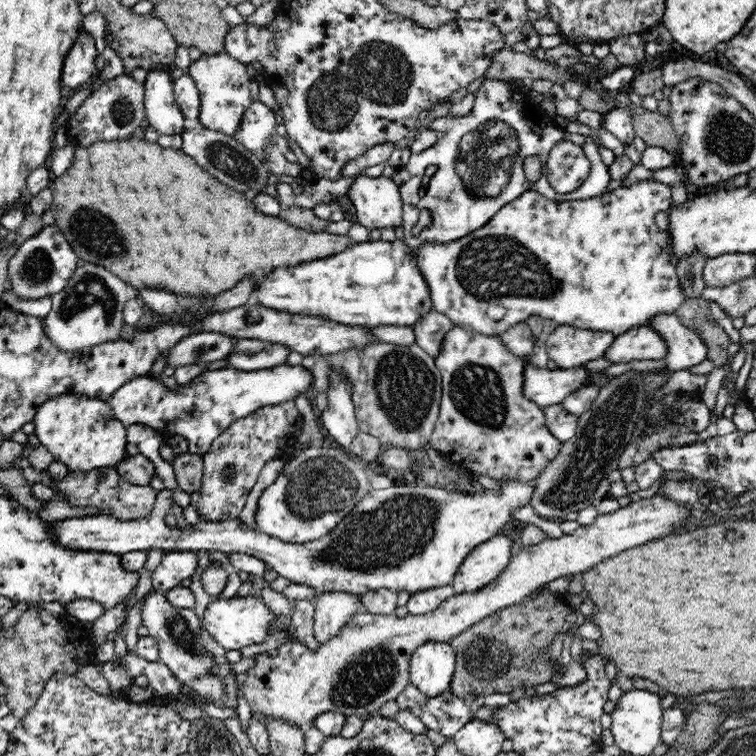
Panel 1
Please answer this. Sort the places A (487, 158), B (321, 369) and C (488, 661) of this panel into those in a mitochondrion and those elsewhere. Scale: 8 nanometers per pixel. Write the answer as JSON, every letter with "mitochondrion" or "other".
{"A":"mitochondrion","B":"other","C":"mitochondrion"}

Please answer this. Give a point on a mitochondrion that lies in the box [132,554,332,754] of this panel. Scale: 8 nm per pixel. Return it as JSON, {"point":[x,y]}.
{"point":[179,631]}

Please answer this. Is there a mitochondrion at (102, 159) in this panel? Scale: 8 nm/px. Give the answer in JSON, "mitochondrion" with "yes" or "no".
{"mitochondrion":"no"}

